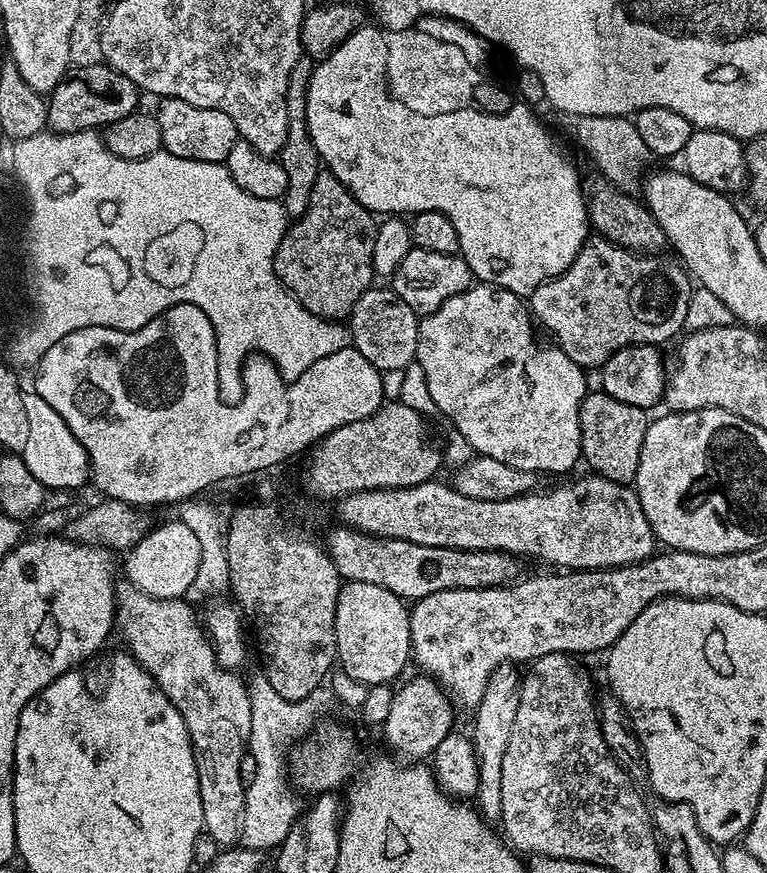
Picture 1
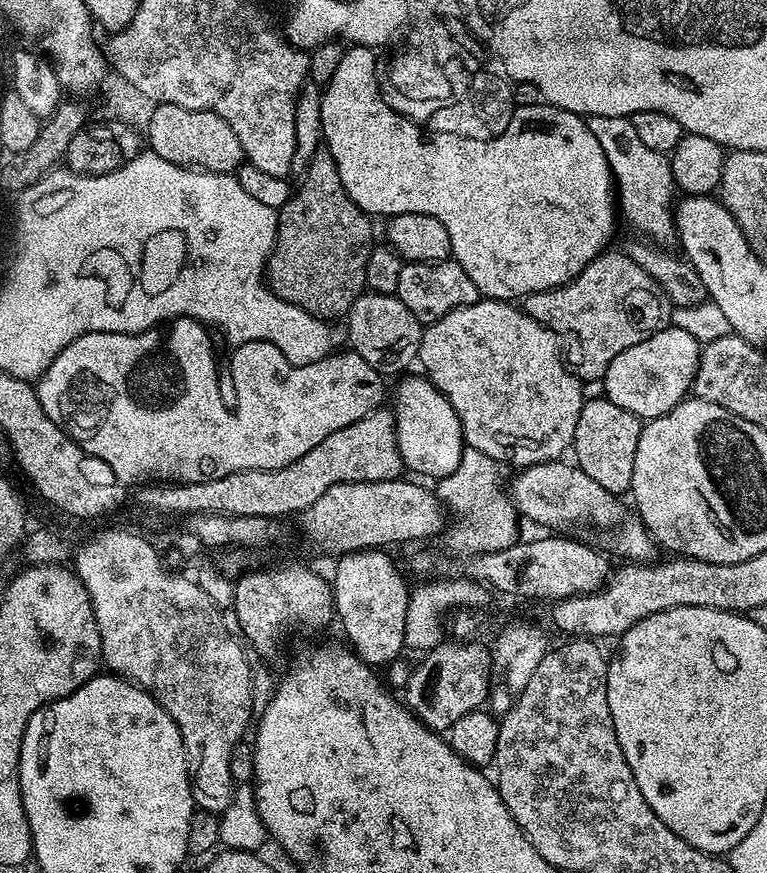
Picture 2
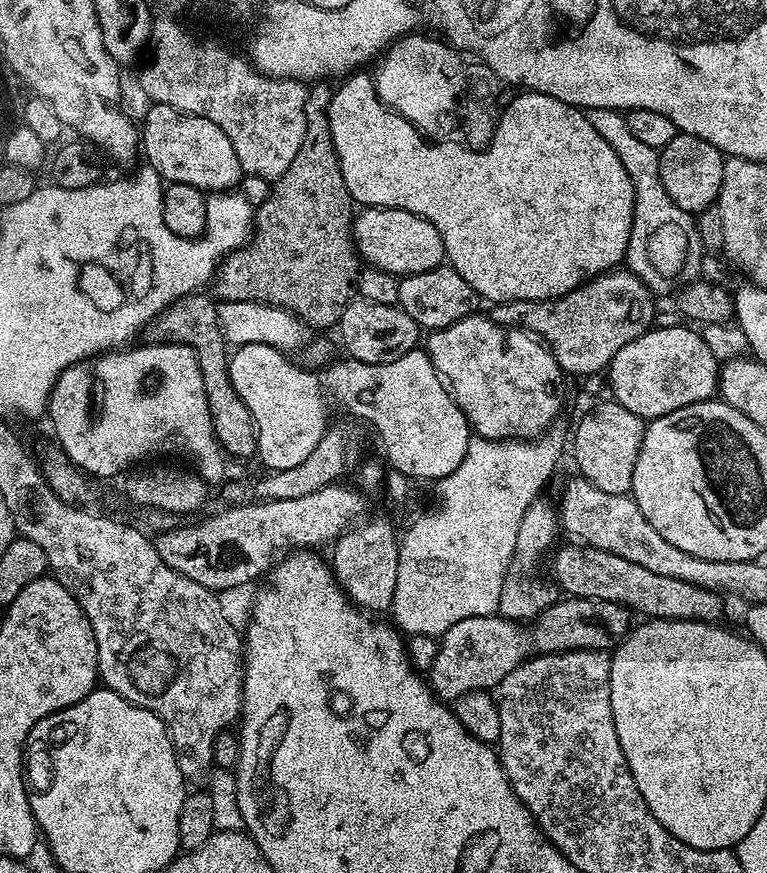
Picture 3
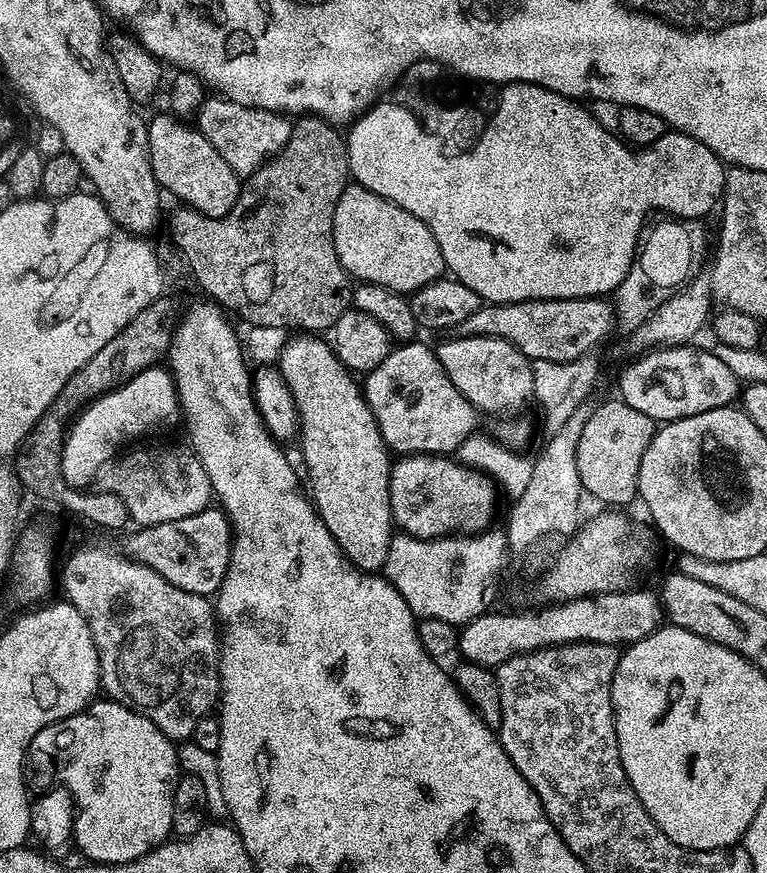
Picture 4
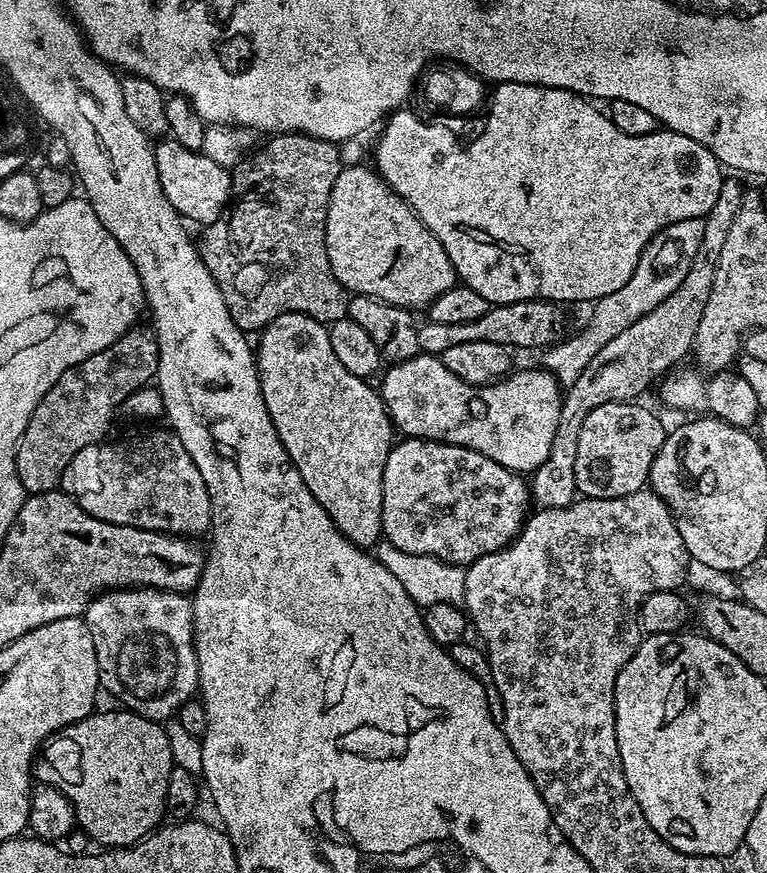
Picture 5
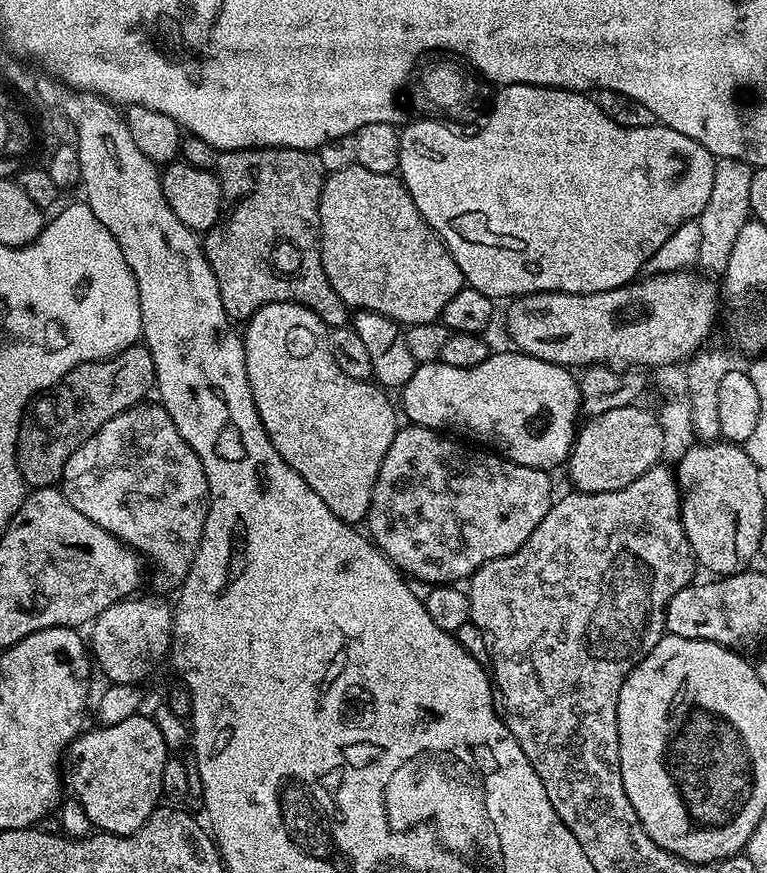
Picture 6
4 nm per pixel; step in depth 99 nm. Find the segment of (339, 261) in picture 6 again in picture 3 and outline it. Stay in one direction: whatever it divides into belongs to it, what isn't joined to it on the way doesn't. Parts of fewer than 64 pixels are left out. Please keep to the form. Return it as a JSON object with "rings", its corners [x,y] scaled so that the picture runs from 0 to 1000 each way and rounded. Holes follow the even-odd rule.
{"rings":[[[471,237],[459,253],[459,274],[463,275],[464,288],[476,304],[503,309],[518,318],[550,314],[550,309],[566,309],[581,298],[571,263],[566,263],[566,259],[555,250],[535,245],[535,241]]]}

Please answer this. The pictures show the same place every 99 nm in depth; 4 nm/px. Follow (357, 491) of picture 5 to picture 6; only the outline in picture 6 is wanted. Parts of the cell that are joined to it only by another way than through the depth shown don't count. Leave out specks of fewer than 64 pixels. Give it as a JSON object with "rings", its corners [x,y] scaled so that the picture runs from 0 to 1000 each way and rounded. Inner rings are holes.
{"rings":[[[378,346],[348,348],[322,367],[319,376],[323,377],[317,377],[316,388],[321,405],[321,428],[326,433],[326,447],[331,451],[331,465],[336,470],[336,479],[342,479],[342,488],[347,493],[352,506],[357,506],[357,515],[362,515],[362,520],[368,520],[370,528],[395,548],[399,557],[404,557],[404,561],[409,561],[409,566],[415,566],[415,570],[420,570],[420,575],[425,575],[425,580],[430,580],[430,584],[442,596],[460,603],[473,601],[480,593],[482,570],[488,561],[488,552],[493,548],[493,538],[498,534],[498,525],[503,525],[503,515],[508,515],[508,506],[514,506],[519,494],[519,485],[516,486],[518,464],[515,467],[510,456],[506,455],[510,452],[489,439],[478,435],[463,435],[456,433],[456,428],[446,428],[446,424],[442,422],[441,415],[435,415],[435,405],[430,401],[428,372],[421,371],[415,364],[415,360],[409,360],[396,349],[379,348]]]}

